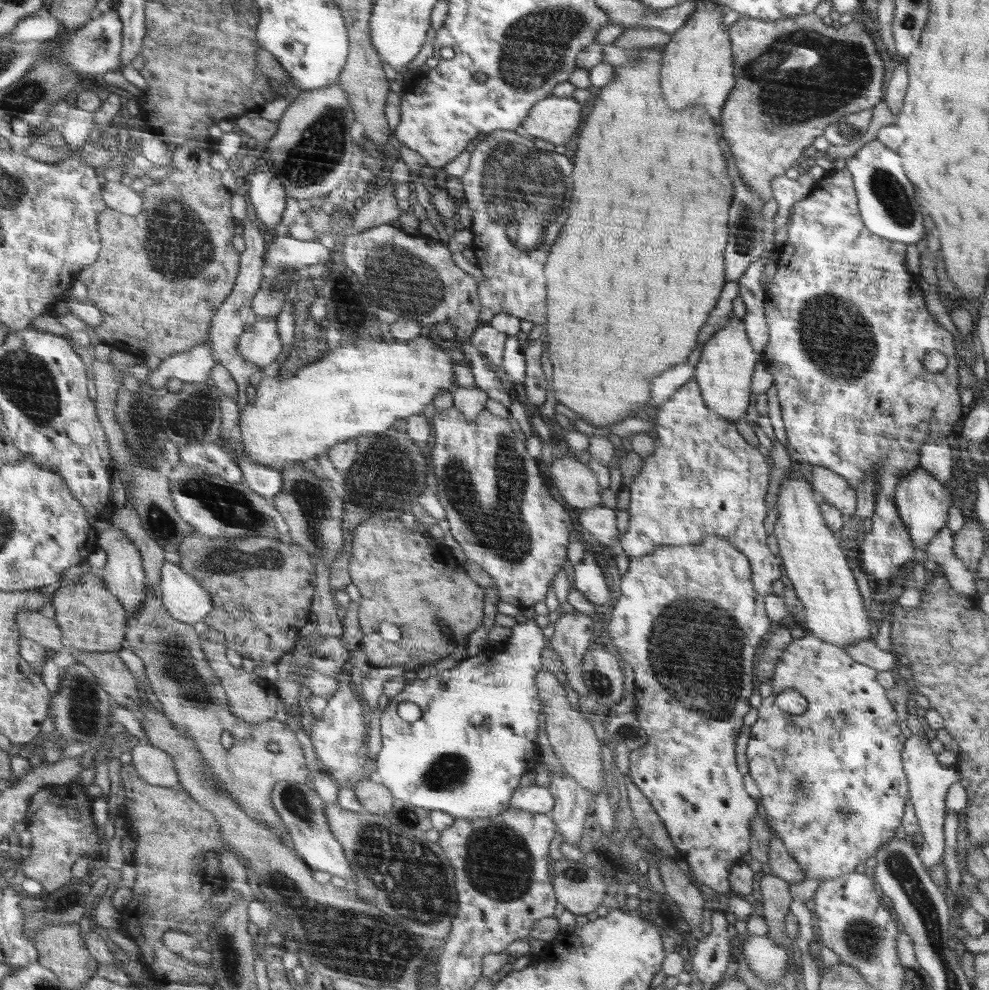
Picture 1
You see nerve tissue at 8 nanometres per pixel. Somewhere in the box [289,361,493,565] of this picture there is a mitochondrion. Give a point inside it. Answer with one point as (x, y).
(385, 474)

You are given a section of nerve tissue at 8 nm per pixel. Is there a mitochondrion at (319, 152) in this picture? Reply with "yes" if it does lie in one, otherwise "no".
yes

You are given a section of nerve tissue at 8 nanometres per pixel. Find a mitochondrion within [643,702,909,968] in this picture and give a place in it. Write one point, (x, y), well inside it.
(861, 938)

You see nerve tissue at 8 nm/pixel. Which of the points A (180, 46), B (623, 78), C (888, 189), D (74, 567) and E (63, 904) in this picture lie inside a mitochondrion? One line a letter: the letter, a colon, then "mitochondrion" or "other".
A: mitochondrion
B: other
C: mitochondrion
D: other
E: mitochondrion

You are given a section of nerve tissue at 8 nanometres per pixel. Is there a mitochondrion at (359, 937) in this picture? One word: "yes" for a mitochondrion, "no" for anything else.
yes

